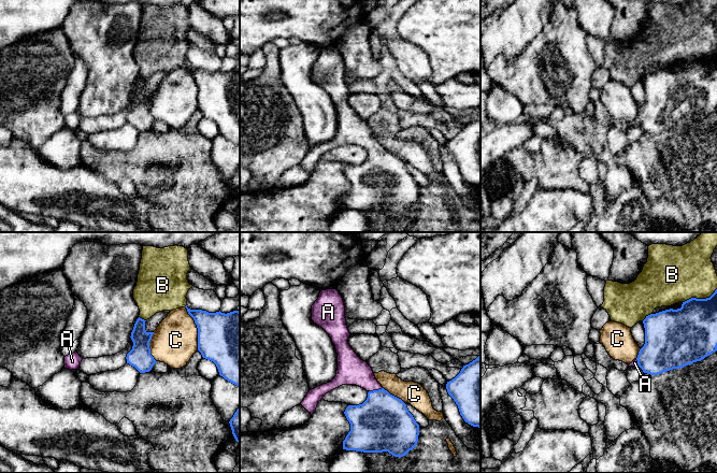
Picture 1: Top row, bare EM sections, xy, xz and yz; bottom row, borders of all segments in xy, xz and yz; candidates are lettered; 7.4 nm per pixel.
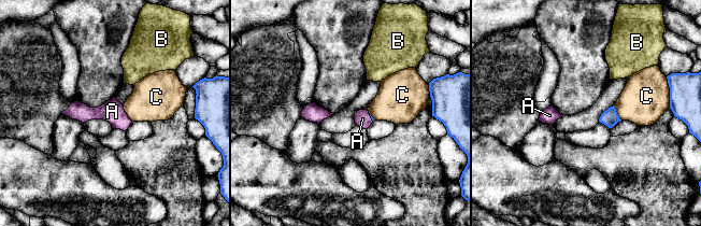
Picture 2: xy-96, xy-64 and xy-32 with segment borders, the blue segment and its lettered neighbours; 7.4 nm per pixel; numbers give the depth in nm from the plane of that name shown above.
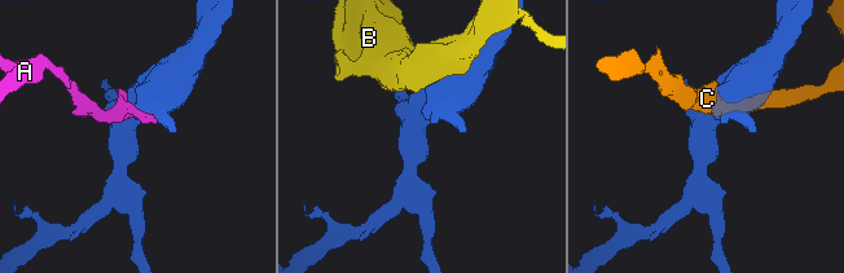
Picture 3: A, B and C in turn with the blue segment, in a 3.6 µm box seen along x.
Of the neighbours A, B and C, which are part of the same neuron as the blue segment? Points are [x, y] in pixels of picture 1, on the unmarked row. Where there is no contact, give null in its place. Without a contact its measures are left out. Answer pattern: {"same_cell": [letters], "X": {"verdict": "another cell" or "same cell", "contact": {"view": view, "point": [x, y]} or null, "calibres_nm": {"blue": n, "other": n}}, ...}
{"same_cell": ["A"], "A": {"verdict": "same cell", "contact": {"view": "xz", "point": [375, 149]}, "calibres_nm": {"blue": 420, "other": 220}}, "B": {"verdict": "another cell", "contact": {"view": "yz", "point": [700, 58]}, "calibres_nm": {"blue": 380, "other": 420}}, "C": {"verdict": "another cell", "contact": {"view": "xy", "point": [197, 86]}, "calibres_nm": {"blue": 400, "other": 340}}}

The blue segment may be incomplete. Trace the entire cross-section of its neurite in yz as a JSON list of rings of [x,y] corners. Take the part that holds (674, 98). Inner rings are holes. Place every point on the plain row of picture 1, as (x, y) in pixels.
[[[717,48],[709,57],[691,57],[680,68],[650,73],[643,83],[645,103],[629,126],[639,125],[644,132],[658,134],[701,120],[717,110]]]

